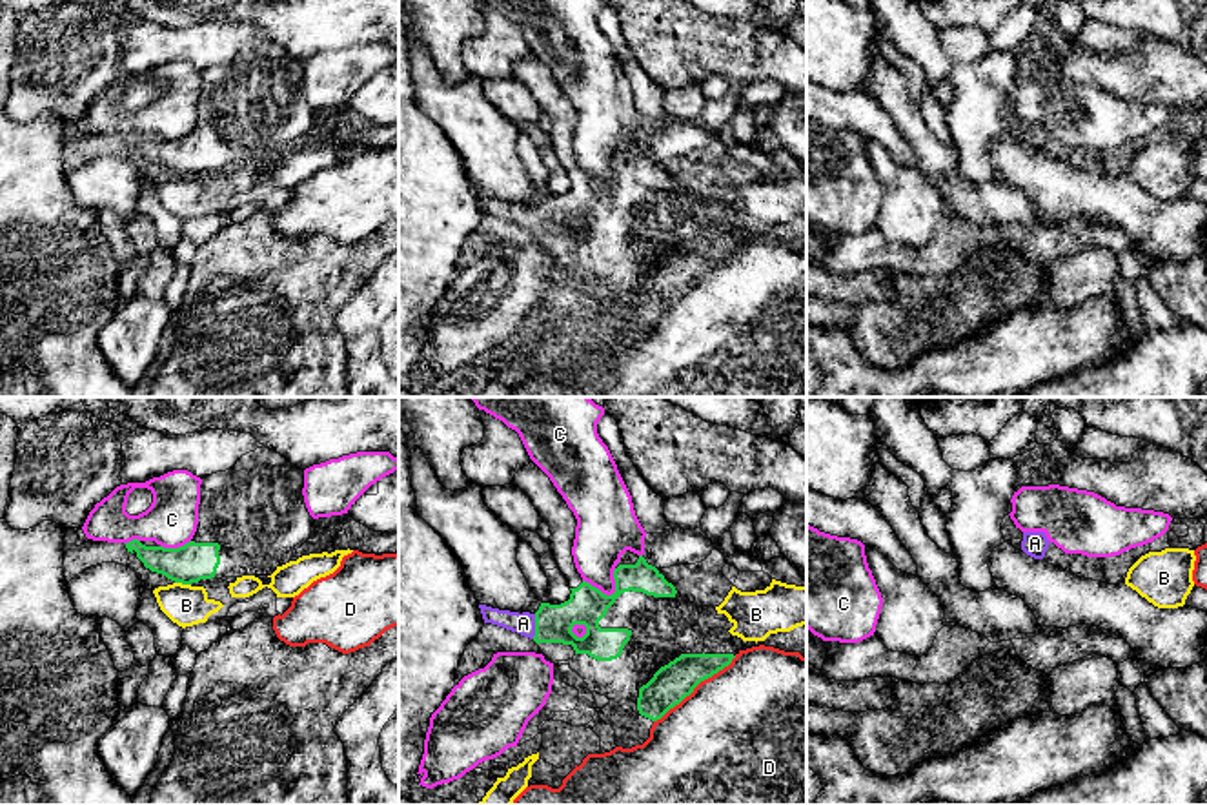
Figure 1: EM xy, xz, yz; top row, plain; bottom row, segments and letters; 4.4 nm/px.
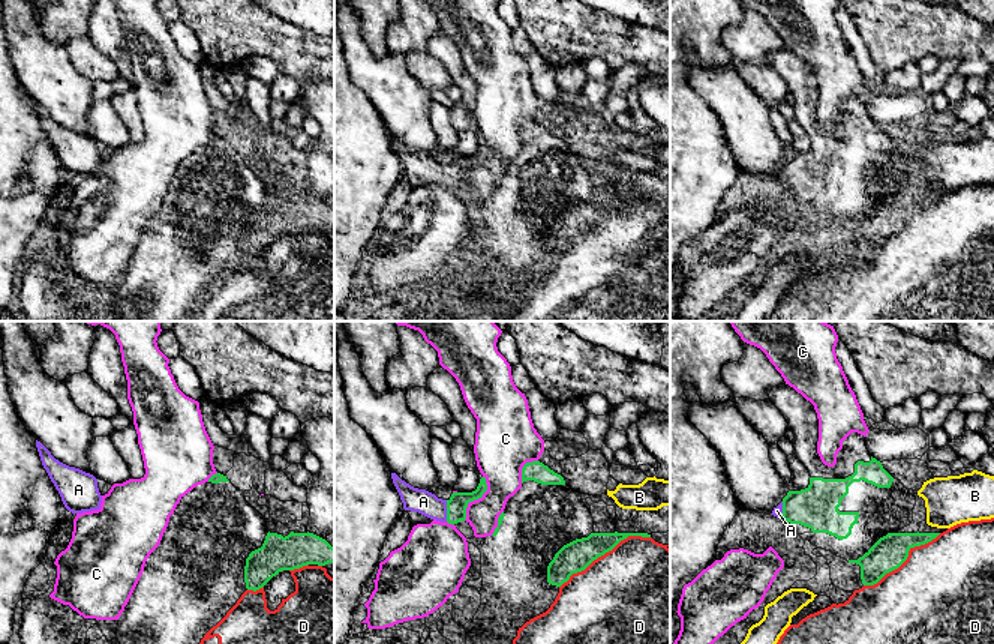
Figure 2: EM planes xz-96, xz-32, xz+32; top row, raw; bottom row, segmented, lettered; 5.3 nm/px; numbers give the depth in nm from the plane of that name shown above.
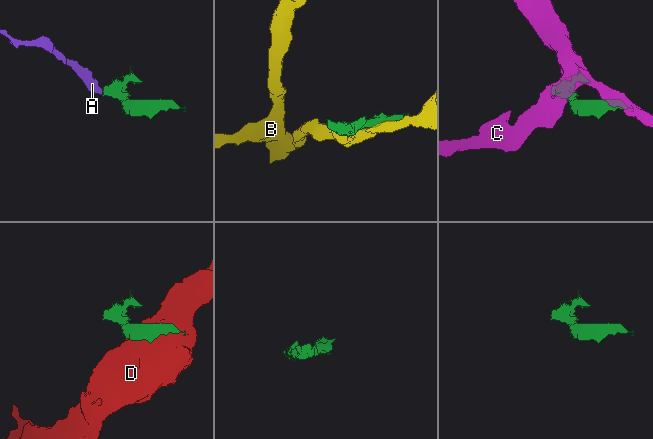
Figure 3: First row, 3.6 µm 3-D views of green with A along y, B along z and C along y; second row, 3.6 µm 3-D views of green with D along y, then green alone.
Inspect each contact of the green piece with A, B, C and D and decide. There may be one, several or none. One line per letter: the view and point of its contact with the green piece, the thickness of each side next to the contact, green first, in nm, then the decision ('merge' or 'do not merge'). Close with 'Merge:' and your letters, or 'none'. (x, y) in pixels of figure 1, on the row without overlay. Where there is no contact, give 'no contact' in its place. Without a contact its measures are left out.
A: xz (536, 219) | 170/100 nm | merge
B: xy (182, 175) | 170/180 nm | do not merge
C: xz (608, 188) | 170/220 nm | do not merge
D: xz (694, 279) | 170/480 nm | do not merge
Merge: A

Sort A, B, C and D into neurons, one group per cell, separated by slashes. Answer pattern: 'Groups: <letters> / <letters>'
Groups: A / B / C / D

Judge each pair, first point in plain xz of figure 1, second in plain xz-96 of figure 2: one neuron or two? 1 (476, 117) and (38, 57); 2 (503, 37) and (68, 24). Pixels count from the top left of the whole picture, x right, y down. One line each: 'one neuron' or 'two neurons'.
1: one neuron
2: one neuron

